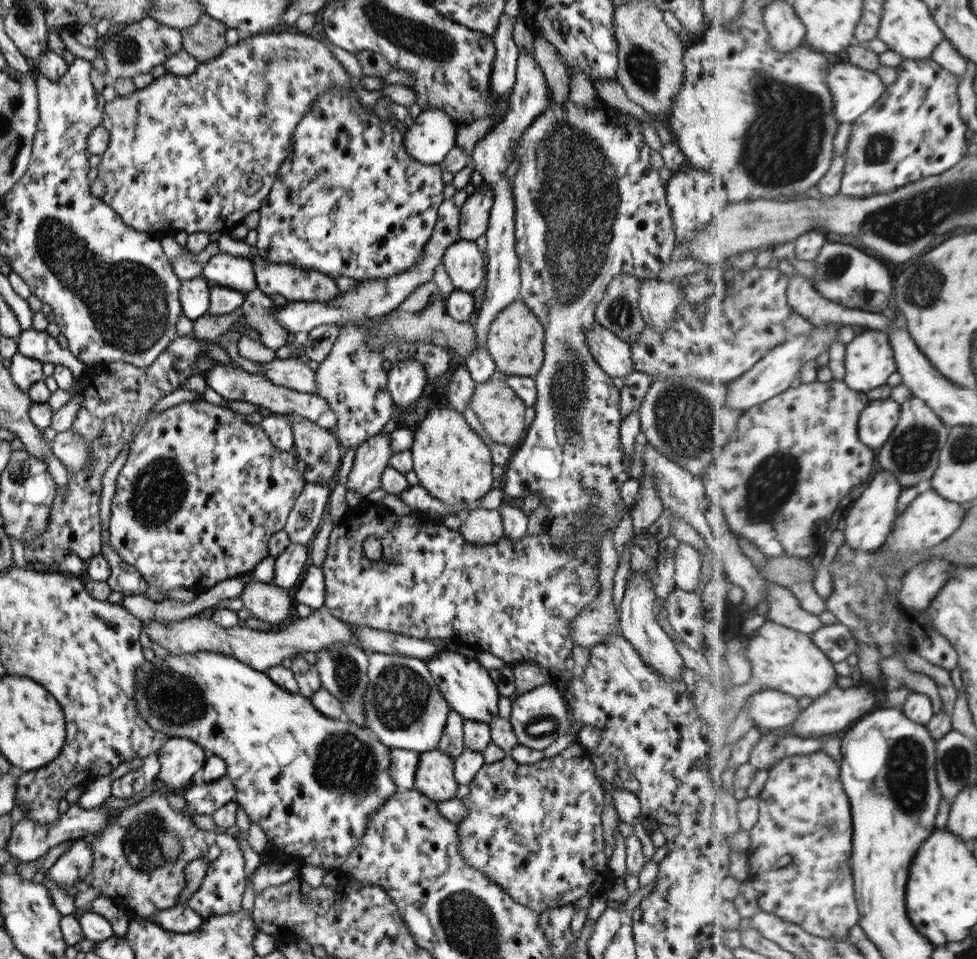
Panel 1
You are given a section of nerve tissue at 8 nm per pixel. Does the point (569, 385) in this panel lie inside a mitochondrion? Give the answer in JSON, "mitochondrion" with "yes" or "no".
{"mitochondrion":"yes"}

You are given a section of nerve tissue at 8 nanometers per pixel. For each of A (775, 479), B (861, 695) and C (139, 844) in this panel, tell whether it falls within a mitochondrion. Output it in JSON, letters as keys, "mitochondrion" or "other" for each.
{"A":"mitochondrion","B":"other","C":"mitochondrion"}

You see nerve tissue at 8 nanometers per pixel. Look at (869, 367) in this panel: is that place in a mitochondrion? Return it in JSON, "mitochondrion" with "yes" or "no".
{"mitochondrion":"no"}

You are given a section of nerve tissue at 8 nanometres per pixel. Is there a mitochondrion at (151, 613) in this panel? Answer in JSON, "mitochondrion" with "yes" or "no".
{"mitochondrion":"no"}

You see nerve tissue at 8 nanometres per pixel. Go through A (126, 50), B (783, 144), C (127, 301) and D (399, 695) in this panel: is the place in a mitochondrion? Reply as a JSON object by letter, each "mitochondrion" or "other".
{"A":"mitochondrion","B":"mitochondrion","C":"mitochondrion","D":"mitochondrion"}

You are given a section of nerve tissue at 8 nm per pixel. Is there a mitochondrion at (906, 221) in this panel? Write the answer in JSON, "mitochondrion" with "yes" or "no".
{"mitochondrion":"yes"}

